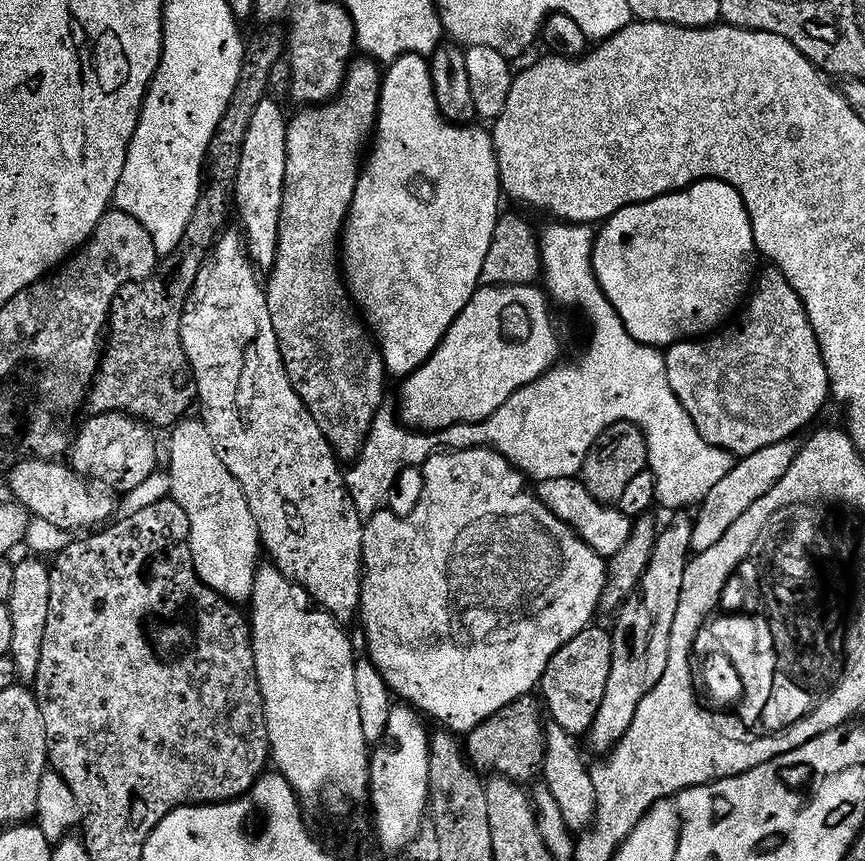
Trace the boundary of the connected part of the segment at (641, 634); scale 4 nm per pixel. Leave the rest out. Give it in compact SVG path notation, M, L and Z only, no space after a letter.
M676 514L672 525L661 531L656 537L654 554L646 574L642 574L640 585L632 597L624 603L615 617L616 628L612 634L612 665L610 682L606 682L606 694L602 697L602 706L598 706L598 718L590 733L592 748L600 754L607 754L616 743L630 730L642 698L662 682L670 658L670 634L674 630L674 614L678 614L678 602L682 594L682 582L686 578L688 562L693 555L692 526L693 517L688 514Z

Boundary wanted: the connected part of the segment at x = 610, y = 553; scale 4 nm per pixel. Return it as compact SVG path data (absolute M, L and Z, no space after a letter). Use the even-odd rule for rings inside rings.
M554 478L539 481L538 495L541 502L559 520L573 528L576 535L581 536L590 546L590 550L594 550L599 556L605 558L617 556L626 546L632 533L633 517L621 514L619 507L598 503L579 479Z

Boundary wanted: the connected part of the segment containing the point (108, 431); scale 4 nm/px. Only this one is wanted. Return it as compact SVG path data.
M101 412L89 417L70 445L72 471L113 493L142 487L156 472L157 433L144 421L121 412Z

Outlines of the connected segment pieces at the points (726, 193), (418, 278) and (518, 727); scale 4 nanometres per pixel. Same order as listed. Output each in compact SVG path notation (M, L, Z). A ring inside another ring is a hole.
M701 180L681 192L668 193L652 199L650 202L624 207L618 214L603 223L595 237L593 252L593 268L597 280L610 303L622 318L627 332L640 344L659 348L669 348L674 344L683 343L687 339L697 339L717 331L726 322L724 320L730 317L737 307L738 310L749 295L758 272L756 260L758 261L756 240L753 238L752 223L748 217L746 206L742 202L738 190L734 190L722 180Z
M400 56L387 65L380 86L380 112L376 115L374 143L371 145L371 148L373 147L372 157L369 160L367 157L366 163L363 165L360 181L354 194L354 202L348 209L348 219L342 233L342 279L349 296L352 297L353 305L362 313L367 327L373 333L380 332L378 347L389 377L407 378L429 360L436 347L442 342L444 335L450 330L450 326L458 318L458 314L462 314L462 310L466 310L470 298L476 293L477 288L481 287L482 281L485 279L488 266L486 253L490 250L490 242L502 220L500 217L502 189L492 137L485 129L483 132L482 129L476 127L450 124L440 115L438 102L434 98L432 89L432 69L425 57Z
M532 694L522 696L510 706L498 710L498 714L482 722L474 731L467 733L466 755L476 772L492 772L488 774L517 782L532 779L535 781L543 773L547 742L545 725L540 724L542 708L538 700L536 705L535 699L537 700L537 697Z

